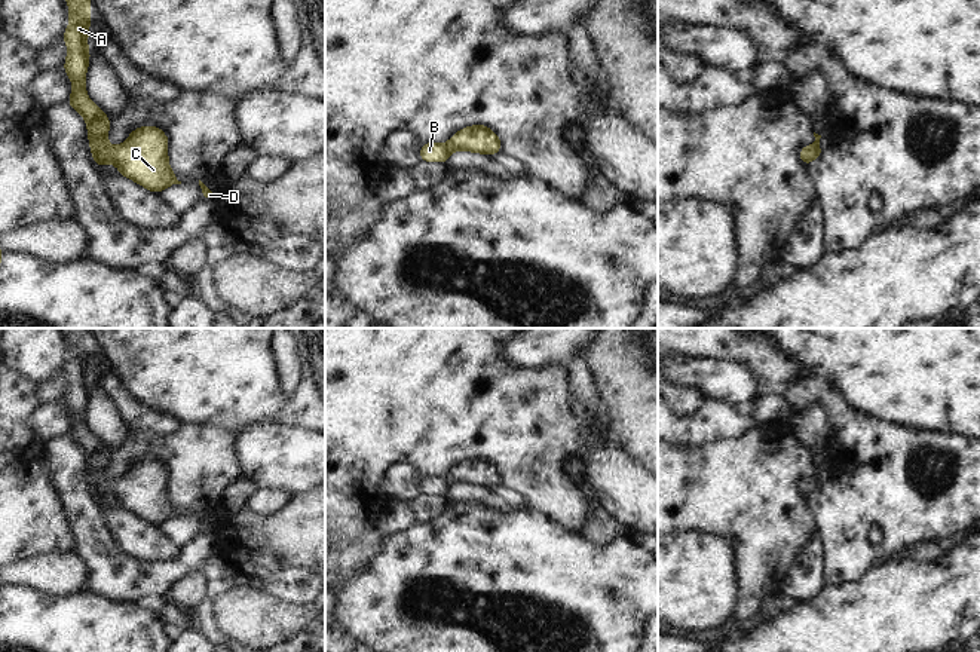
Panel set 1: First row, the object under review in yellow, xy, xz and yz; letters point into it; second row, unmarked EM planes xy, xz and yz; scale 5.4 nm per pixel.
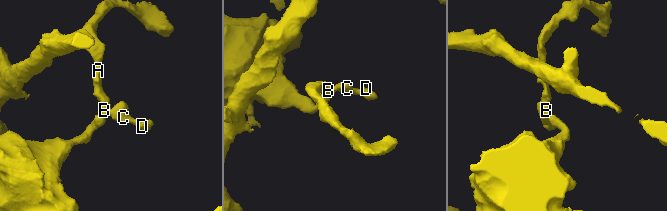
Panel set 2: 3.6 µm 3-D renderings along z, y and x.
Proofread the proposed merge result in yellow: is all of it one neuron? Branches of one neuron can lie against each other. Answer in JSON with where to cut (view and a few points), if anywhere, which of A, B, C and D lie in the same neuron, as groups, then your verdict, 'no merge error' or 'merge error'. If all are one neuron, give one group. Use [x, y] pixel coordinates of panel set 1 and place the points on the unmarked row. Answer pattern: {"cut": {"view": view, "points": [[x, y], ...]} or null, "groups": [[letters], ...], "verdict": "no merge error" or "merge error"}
{"cut": null, "groups": [["A", "B", "C", "D"]], "verdict": "no merge error"}

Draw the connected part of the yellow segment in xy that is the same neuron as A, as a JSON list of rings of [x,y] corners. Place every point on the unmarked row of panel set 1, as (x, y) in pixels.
[[[64,328],[70,340],[70,359],[62,373],[68,377],[64,404],[74,420],[67,435],[88,456],[89,478],[98,499],[116,496],[120,506],[146,521],[160,526],[171,517],[181,517],[168,498],[168,468],[157,459],[143,459],[132,463],[128,472],[113,480],[107,477],[110,450],[86,428],[85,408],[91,386],[88,383],[88,361],[91,359],[91,330]]]

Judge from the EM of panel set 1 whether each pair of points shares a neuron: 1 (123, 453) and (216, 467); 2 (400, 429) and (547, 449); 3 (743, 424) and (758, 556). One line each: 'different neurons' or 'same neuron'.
1: same neuron
2: same neuron
3: different neurons

